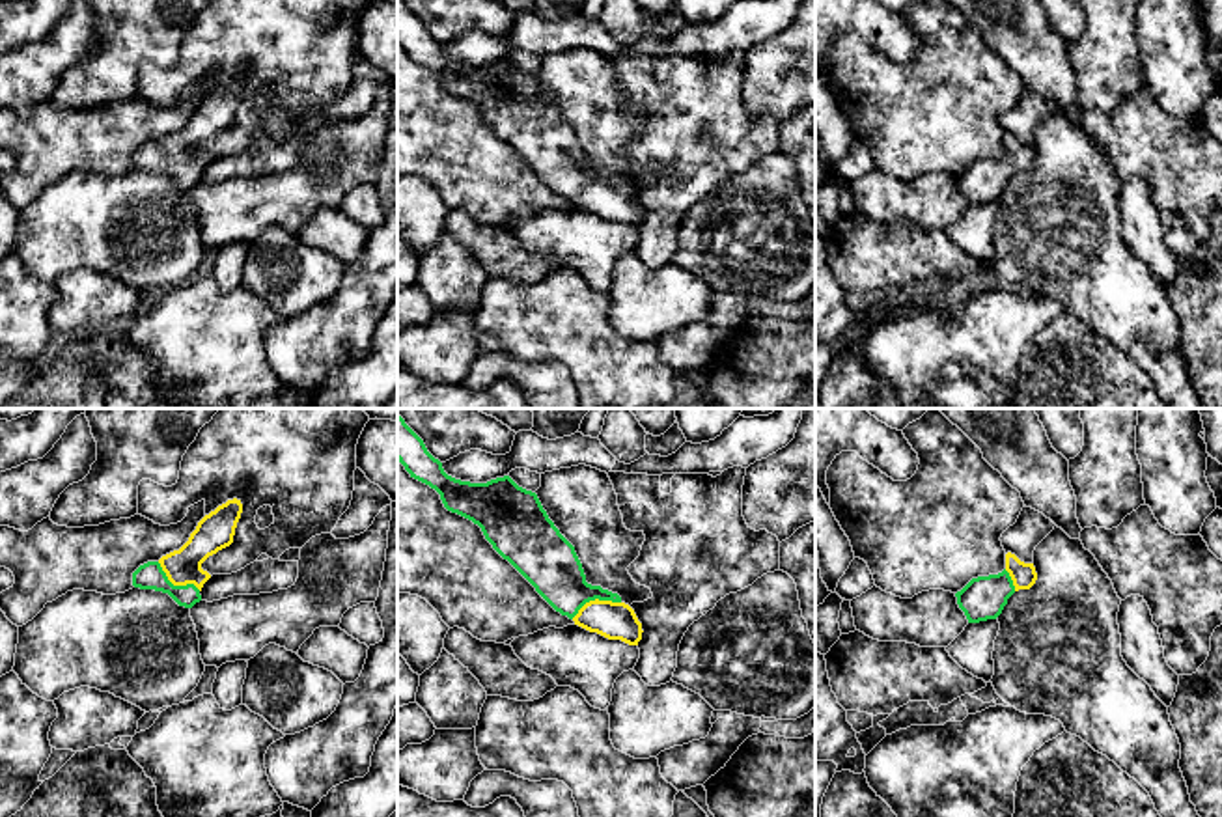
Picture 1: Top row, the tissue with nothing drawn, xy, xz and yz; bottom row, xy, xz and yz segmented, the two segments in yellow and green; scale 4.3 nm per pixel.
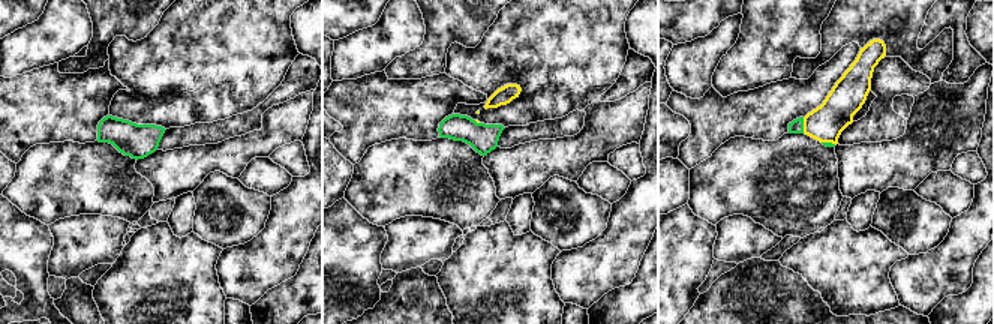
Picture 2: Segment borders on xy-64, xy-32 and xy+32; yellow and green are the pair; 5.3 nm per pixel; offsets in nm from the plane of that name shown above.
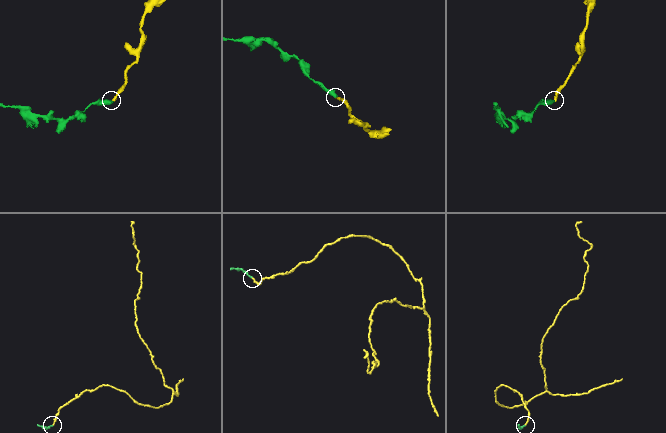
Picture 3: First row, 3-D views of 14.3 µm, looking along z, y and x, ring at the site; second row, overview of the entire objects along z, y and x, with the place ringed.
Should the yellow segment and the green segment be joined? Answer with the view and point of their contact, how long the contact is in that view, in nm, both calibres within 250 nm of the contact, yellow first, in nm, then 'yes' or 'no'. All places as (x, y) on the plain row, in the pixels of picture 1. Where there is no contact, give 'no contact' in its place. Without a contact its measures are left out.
xz (596, 181) | 220 nm | 160/240 nm | yes

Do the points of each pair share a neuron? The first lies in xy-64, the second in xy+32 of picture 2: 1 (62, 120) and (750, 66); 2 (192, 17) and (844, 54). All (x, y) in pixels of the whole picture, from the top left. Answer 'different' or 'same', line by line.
1: different
2: different

